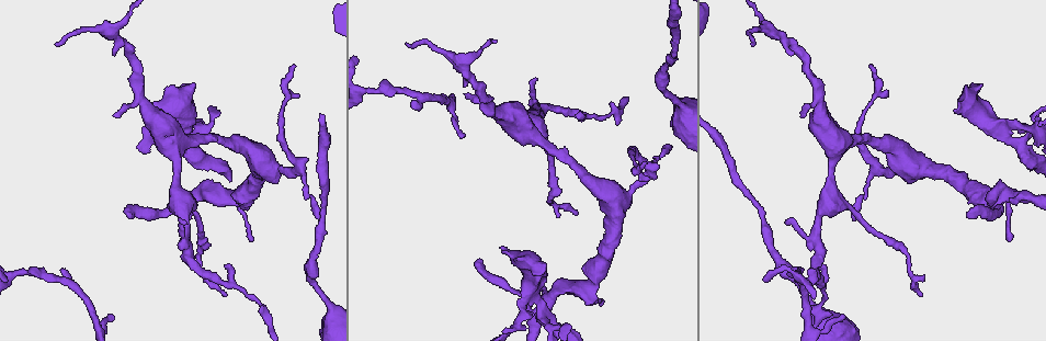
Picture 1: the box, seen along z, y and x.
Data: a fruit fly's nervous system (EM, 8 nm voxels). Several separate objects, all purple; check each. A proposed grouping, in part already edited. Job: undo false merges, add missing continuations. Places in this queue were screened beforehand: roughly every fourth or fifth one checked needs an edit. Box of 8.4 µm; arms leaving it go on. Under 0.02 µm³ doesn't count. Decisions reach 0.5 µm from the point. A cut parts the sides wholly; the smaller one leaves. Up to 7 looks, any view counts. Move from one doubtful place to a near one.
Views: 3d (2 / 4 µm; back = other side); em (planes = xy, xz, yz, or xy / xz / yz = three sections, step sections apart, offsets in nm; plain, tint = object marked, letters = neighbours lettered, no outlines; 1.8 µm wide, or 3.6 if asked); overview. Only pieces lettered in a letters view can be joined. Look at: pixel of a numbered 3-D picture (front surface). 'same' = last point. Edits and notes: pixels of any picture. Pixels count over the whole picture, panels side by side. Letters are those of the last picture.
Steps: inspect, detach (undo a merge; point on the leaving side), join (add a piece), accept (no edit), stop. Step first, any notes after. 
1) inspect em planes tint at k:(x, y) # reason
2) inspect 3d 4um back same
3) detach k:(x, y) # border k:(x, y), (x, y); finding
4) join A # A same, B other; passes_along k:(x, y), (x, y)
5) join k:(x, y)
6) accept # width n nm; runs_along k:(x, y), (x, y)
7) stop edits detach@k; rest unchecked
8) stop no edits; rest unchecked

inspect em planes letters at 1:(844, 316) # an open end

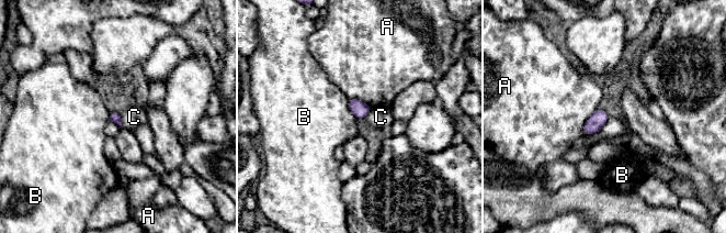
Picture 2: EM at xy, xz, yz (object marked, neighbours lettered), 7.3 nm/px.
accept # longest_contact A 220 nm; A other, B other, C other; border 2:(348, 99), (350, 111), (356, 119); no lettered piece goes on from it

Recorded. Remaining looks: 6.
inspect 3d 4um at 1:(623, 200) # branch point

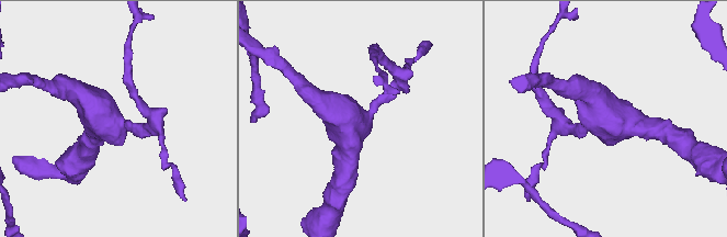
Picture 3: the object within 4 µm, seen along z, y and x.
inspect em xz step 16 tint at 3:(110, 124) # arms 3; arm_widths 180, 280, 340 nm; shape alone is not enough

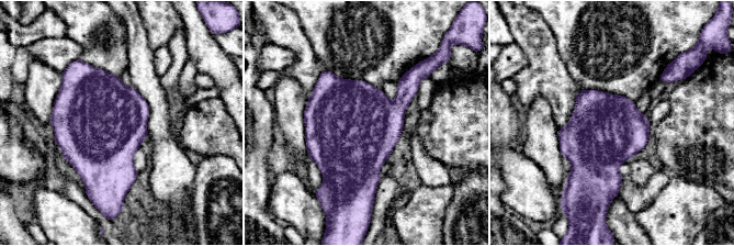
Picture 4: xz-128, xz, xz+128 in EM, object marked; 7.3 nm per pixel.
inspect em xz step 16 letters same # see the neighbours

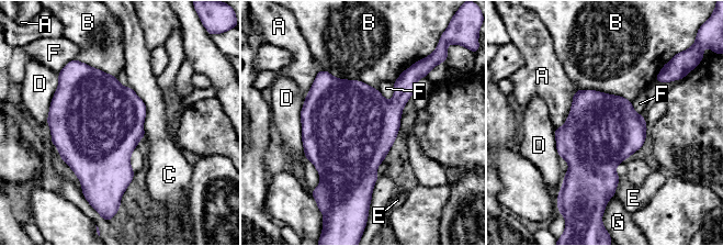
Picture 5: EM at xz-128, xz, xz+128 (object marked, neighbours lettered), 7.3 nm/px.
accept # A other, B other, C other, D other, E other, F other, G other; all the same neuron

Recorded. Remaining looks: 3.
inspect 3d 2um at 1:(501, 249) # an open end

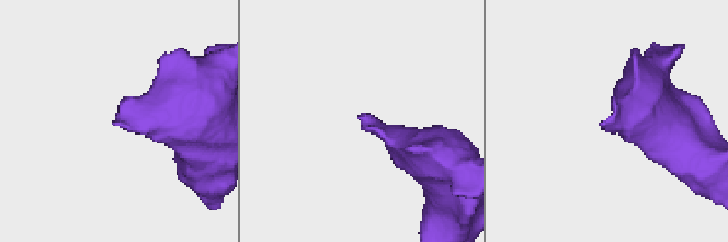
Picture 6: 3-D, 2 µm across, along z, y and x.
inspect em planes letters at 6:(601, 123) # now the EM

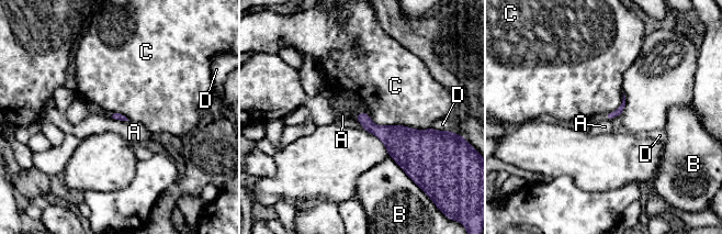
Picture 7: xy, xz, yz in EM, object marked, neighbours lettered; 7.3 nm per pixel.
accept # A other, B other, C other, D other; border 7:(367, 113), (376, 124), (430, 129); none of them fits

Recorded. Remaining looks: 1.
stop no edits; rest unchecked

